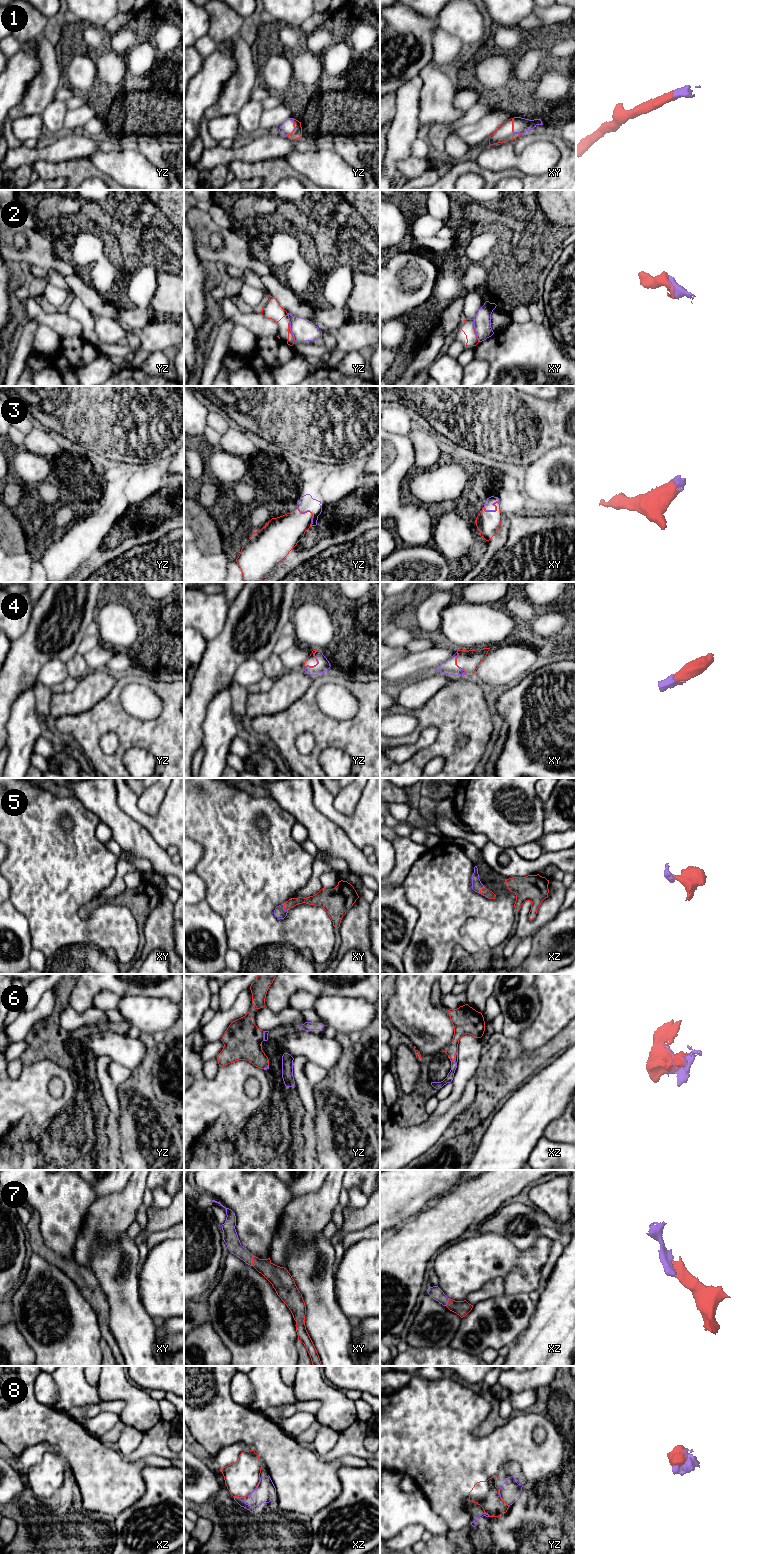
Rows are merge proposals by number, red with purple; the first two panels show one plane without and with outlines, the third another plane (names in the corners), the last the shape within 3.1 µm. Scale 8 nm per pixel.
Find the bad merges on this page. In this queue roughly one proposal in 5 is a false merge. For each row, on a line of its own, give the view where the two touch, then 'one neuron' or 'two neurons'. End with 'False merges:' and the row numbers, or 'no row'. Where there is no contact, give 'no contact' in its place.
1: meets red in xy; one neuron
2: meets red in xy; two neurons
3: meets red in yz; one neuron
4: meets red in yz; one neuron
5: meets red in xz; one neuron
6: meets red in xz; one neuron
7: meets red in xy; one neuron
8: meets red in xz; two neurons
False merges: 2, 8

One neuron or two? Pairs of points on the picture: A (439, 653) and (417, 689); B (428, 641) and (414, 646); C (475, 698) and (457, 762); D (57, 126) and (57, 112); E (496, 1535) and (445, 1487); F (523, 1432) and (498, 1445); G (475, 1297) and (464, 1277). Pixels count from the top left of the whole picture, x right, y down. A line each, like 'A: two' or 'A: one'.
A: two
B: one
C: one
D: one
E: two
F: one
G: two

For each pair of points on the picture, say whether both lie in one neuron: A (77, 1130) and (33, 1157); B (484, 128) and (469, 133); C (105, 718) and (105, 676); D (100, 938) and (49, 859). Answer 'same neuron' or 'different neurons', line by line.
A: same neuron
B: same neuron
C: different neurons
D: same neuron

